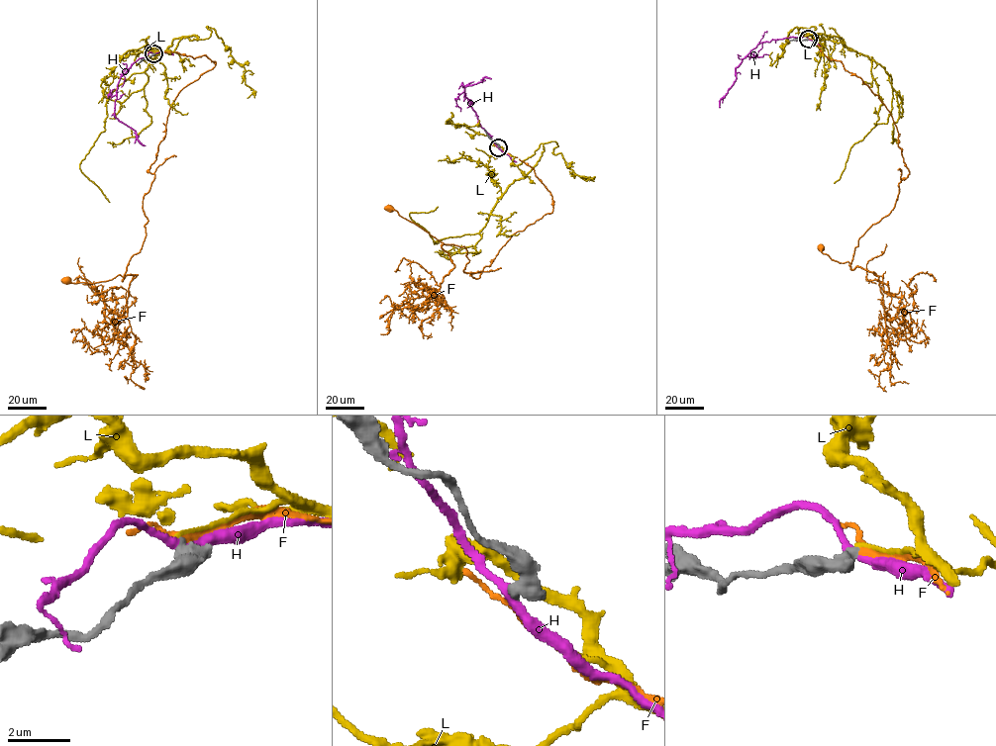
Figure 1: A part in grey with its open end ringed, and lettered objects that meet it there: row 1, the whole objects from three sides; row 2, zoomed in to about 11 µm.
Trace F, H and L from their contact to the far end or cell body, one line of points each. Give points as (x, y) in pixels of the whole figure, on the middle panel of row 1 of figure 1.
F: (498, 147), (532, 167), (552, 211), (514, 233), (479, 278), (463, 272), (464, 246), (443, 243), (390, 209)
H: (498, 146), (478, 122), (461, 84), (482, 81), (485, 77), (491, 79)
L: (498, 146), (516, 165), (542, 143), (544, 150), (498, 199), (482, 230), (434, 242), (409, 215), (438, 207)

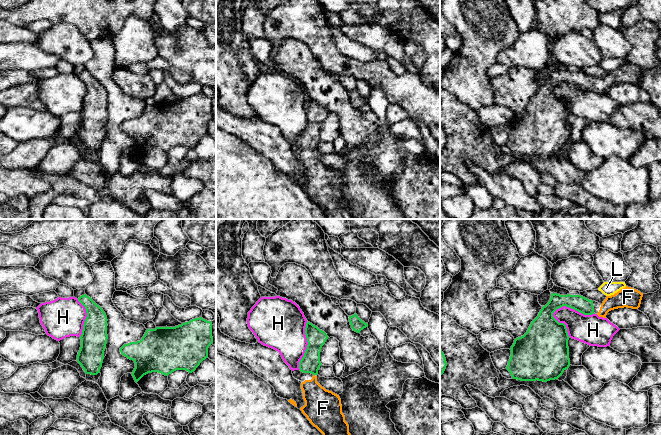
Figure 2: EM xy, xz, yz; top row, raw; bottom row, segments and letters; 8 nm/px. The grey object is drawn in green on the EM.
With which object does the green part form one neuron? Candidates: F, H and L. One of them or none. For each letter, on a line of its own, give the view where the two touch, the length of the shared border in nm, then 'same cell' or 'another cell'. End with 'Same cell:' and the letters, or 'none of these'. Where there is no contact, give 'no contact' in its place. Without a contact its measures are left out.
F: no contact; same cell
H: contact in yz; length 340 nm; another cell
L: no contact; another cell
Same cell: F

